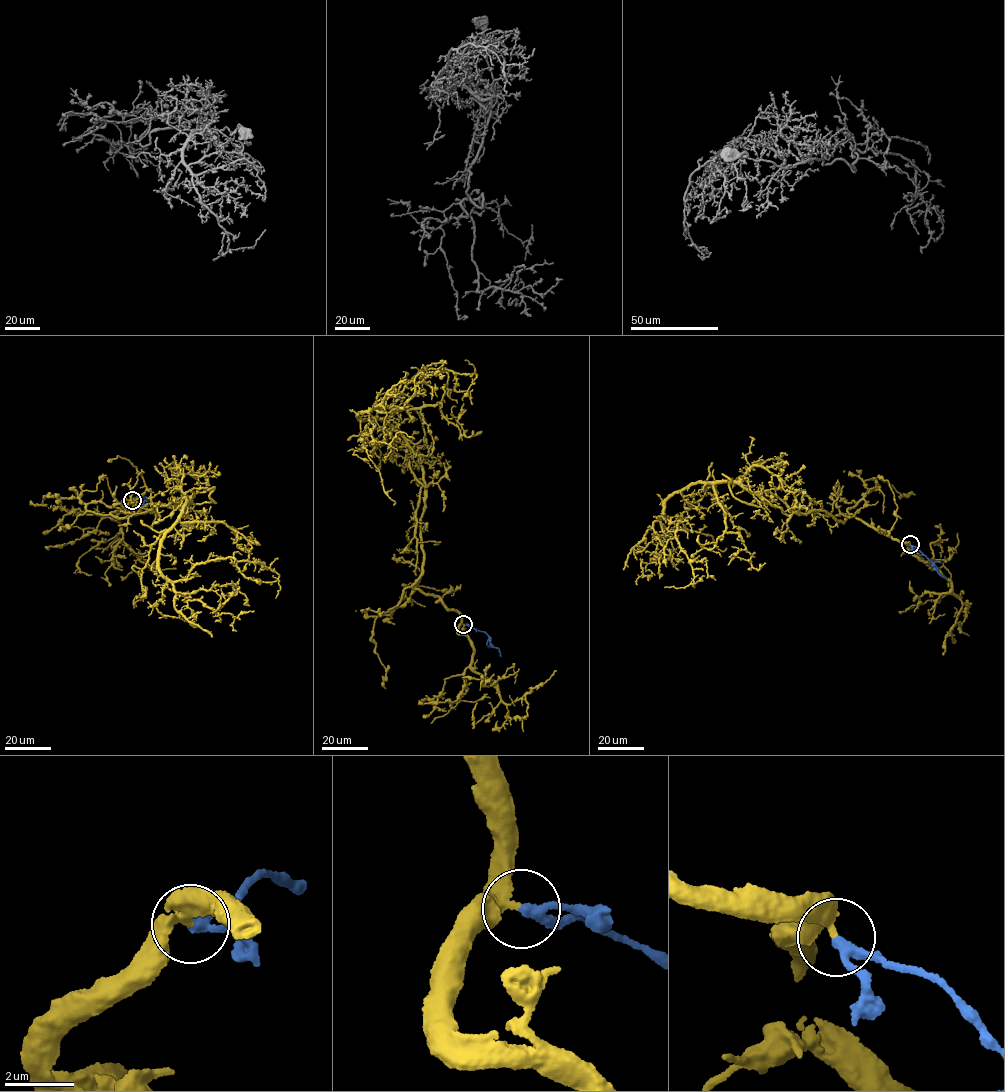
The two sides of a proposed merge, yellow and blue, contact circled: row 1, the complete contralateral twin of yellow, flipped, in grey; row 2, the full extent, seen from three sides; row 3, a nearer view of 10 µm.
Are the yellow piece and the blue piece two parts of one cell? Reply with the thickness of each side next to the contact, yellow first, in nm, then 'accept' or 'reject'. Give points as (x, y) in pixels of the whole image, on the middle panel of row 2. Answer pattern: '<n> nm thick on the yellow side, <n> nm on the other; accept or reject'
260 nm thick on the yellow side, 240 nm on the other; accept

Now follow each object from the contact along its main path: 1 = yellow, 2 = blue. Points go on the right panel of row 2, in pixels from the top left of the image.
1: (910, 544), (851, 514), (801, 514), (767, 490), (702, 481), (662, 514), (681, 521), (693, 585), (704, 576)
2: (910, 544), (946, 577)

